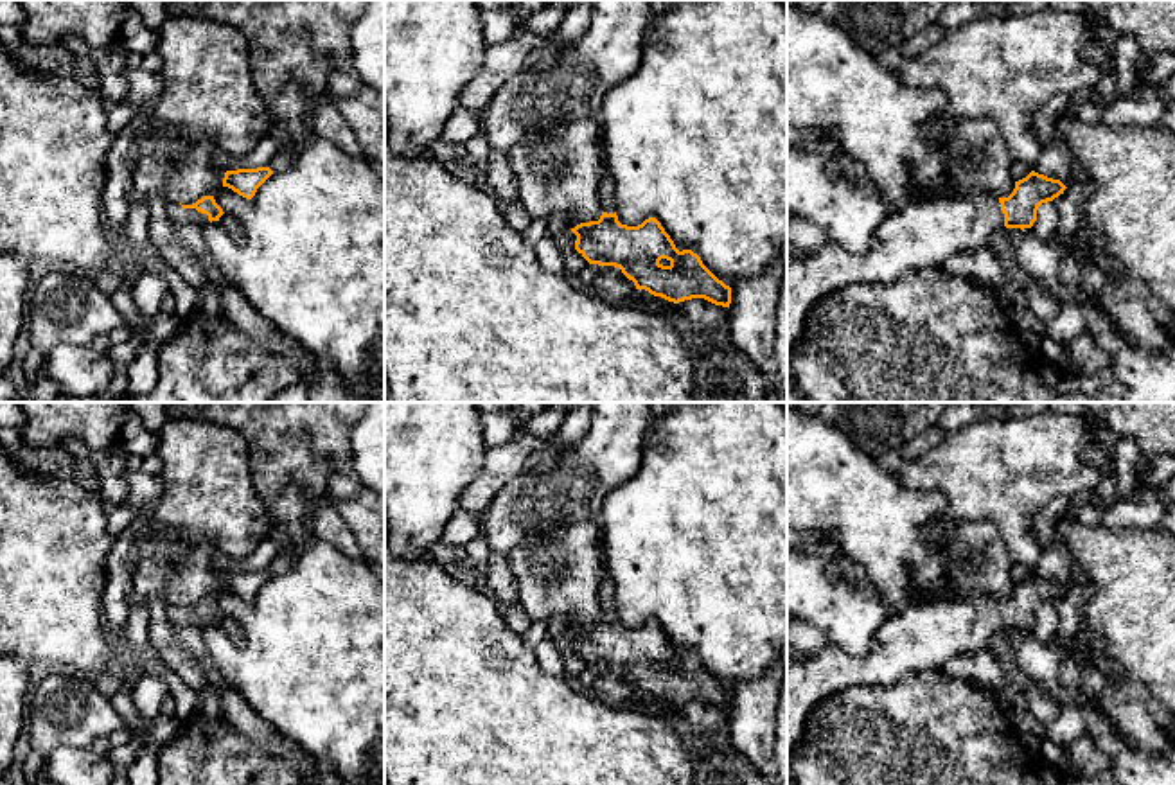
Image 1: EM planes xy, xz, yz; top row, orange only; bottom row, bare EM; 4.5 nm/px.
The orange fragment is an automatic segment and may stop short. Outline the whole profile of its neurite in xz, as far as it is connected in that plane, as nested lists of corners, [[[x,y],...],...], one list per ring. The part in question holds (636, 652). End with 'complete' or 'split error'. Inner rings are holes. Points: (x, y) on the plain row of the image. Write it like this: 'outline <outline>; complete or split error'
outline [[[604,541],[600,559],[604,569],[598,591],[602,618],[598,623],[571,625],[571,634],[577,638],[575,652],[589,666],[620,670],[636,692],[645,692],[668,704],[704,701],[729,710],[731,690],[719,683],[697,656],[679,654],[656,620],[638,629],[618,623],[614,582],[607,575]]]; split error

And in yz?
outline [[[1031,573],[1015,584],[1008,600],[992,596],[961,602],[931,602],[893,613],[877,631],[873,648],[866,656],[848,654],[828,641],[821,652],[787,663],[787,758],[798,745],[808,713],[830,695],[853,686],[893,686],[925,670],[940,670],[950,657],[970,656],[985,648],[994,634],[1006,631],[1031,631],[1042,605],[1053,604],[1067,589],[1060,582]]]; split error

